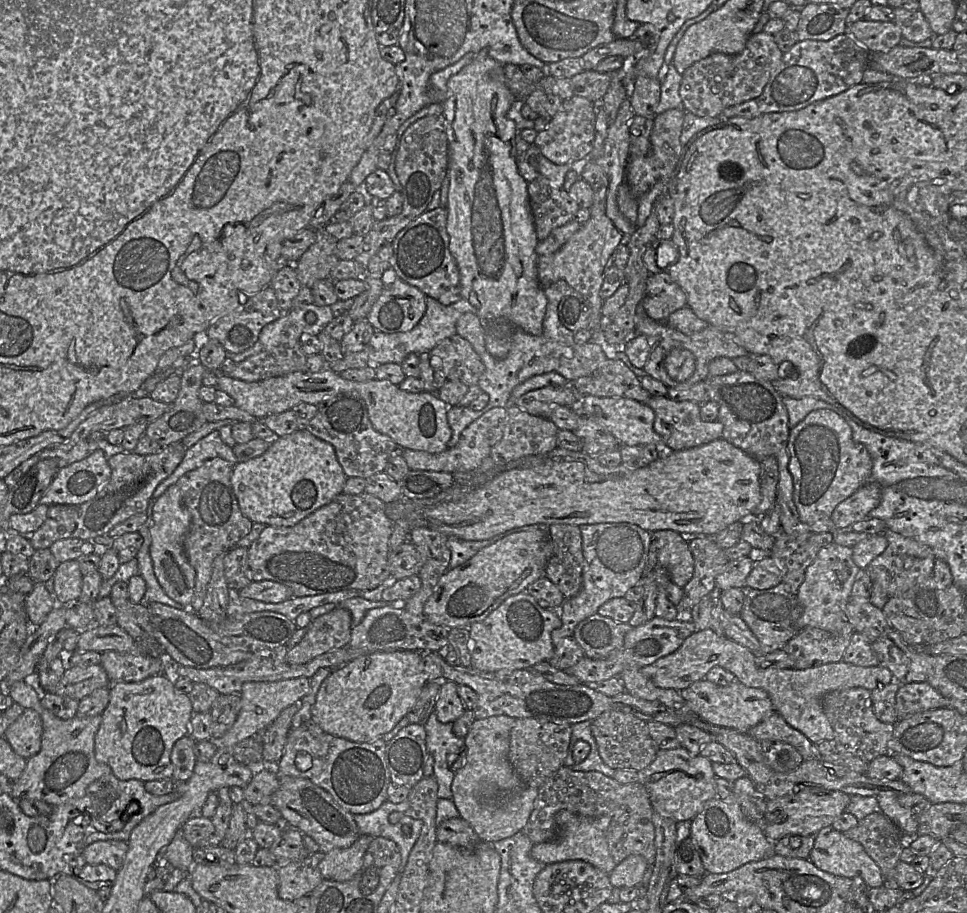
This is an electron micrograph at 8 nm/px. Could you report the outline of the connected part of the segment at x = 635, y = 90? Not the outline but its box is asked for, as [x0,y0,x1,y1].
[626,76,661,118]

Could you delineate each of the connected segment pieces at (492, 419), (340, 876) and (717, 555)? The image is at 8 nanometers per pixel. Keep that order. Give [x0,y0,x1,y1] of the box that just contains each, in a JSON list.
[[400,407,507,472],[318,834,375,880],[678,536,729,614]]

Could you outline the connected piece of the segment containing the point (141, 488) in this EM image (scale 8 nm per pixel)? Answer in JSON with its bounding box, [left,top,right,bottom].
[30,442,186,551]

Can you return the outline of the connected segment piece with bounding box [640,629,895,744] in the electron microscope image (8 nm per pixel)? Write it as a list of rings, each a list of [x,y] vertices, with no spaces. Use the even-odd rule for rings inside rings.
[[[711,629],[695,631],[676,651],[640,670],[657,687],[682,691],[693,683],[705,679],[707,673],[716,666],[730,671],[735,675],[736,681],[745,686],[764,690],[771,699],[774,711],[814,744],[833,741],[835,737],[833,727],[822,706],[822,700],[828,693],[855,687],[872,691],[895,681],[892,672],[881,665],[862,667],[844,661],[804,670],[763,669],[758,666],[757,656],[749,648],[726,636],[720,636]]]

